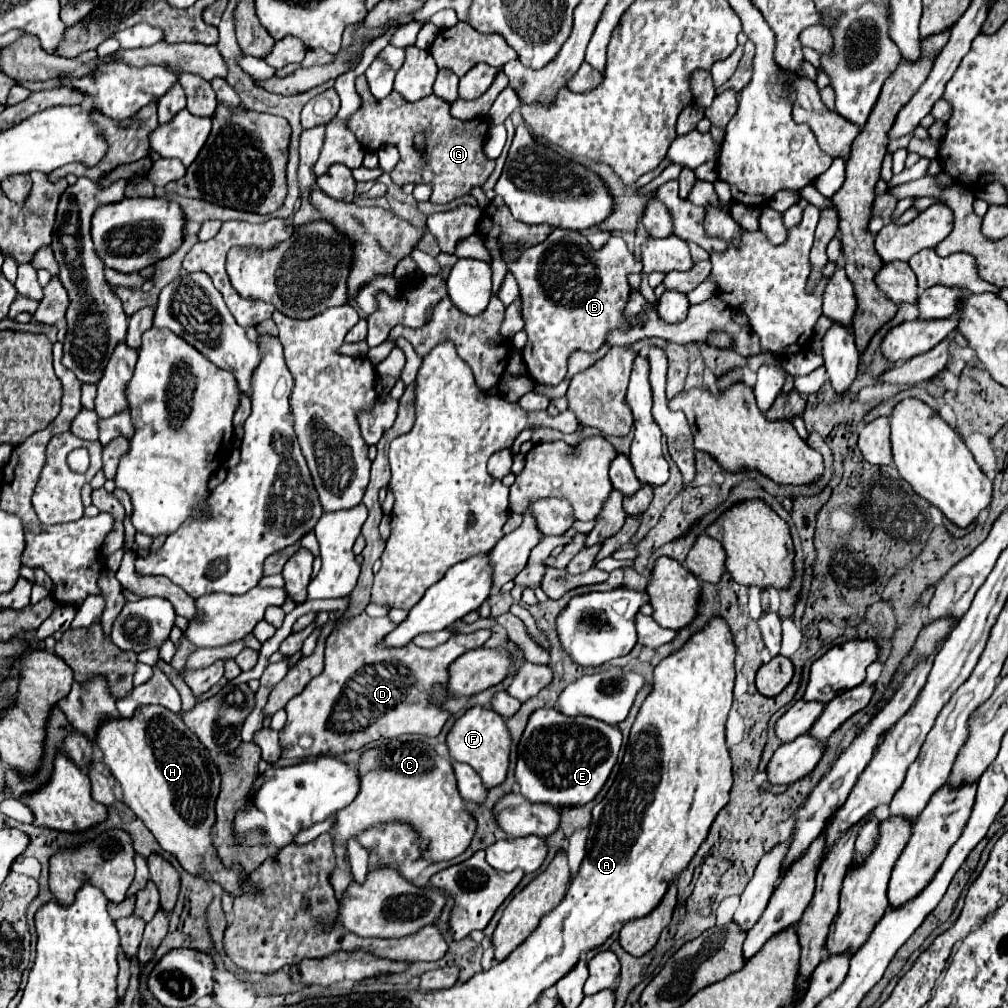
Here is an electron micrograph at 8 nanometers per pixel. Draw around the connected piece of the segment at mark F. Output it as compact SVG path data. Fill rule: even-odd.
M484 707L468 709L454 723L452 731L448 733L446 745L450 749L450 759L470 765L482 777L482 783L486 785L486 789L492 789L492 787L498 787L504 783L508 765L510 765L512 739L510 739L504 719L498 717L498 713L494 713L492 709L484 709Z

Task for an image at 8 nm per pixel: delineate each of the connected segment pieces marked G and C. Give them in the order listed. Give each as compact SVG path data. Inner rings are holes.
M364 75L356 77L355 86L358 95L362 97L362 105L358 113L354 113L354 117L350 117L348 121L350 131L368 151L380 149L382 145L394 145L402 153L402 161L398 161L390 171L390 177L396 185L430 183L434 189L432 203L450 203L456 197L470 195L474 187L482 187L486 183L486 179L494 171L494 161L486 159L482 153L484 137L488 133L486 119L454 119L450 115L450 103L442 101L436 95L428 95L424 101L408 103L404 101L404 97L392 91L388 97L378 101L370 93ZM420 131L426 131L424 151L418 151L412 143L414 135ZM422 153L426 155L426 159L422 157Z
M392 739L368 749L360 759L358 773L360 793L336 815L334 845L346 845L350 837L380 821L410 821L422 835L424 859L446 861L466 851L476 831L476 819L466 811L464 799L456 789L450 759L440 757L422 741Z

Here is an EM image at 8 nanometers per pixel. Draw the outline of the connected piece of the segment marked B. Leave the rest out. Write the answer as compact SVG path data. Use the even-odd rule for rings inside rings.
M554 229L548 239L540 245L534 245L530 249L524 249L518 257L518 261L510 261L508 271L516 277L520 295L522 295L522 313L526 327L527 343L522 351L524 363L528 367L528 375L542 385L556 387L568 369L568 357L574 351L598 351L604 345L604 339L614 329L628 329L628 321L622 317L624 307L630 297L628 287L628 275L642 271L642 261L636 259L626 243L612 235L610 241L600 249L594 251L586 237L578 231L566 231L566 229Z

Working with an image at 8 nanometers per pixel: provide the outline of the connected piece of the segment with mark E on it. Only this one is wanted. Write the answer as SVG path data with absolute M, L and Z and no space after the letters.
M536 709L530 715L528 727L518 745L516 781L520 793L530 803L548 803L554 807L578 807L594 801L608 781L618 751L622 733L598 719L568 717L556 709Z

